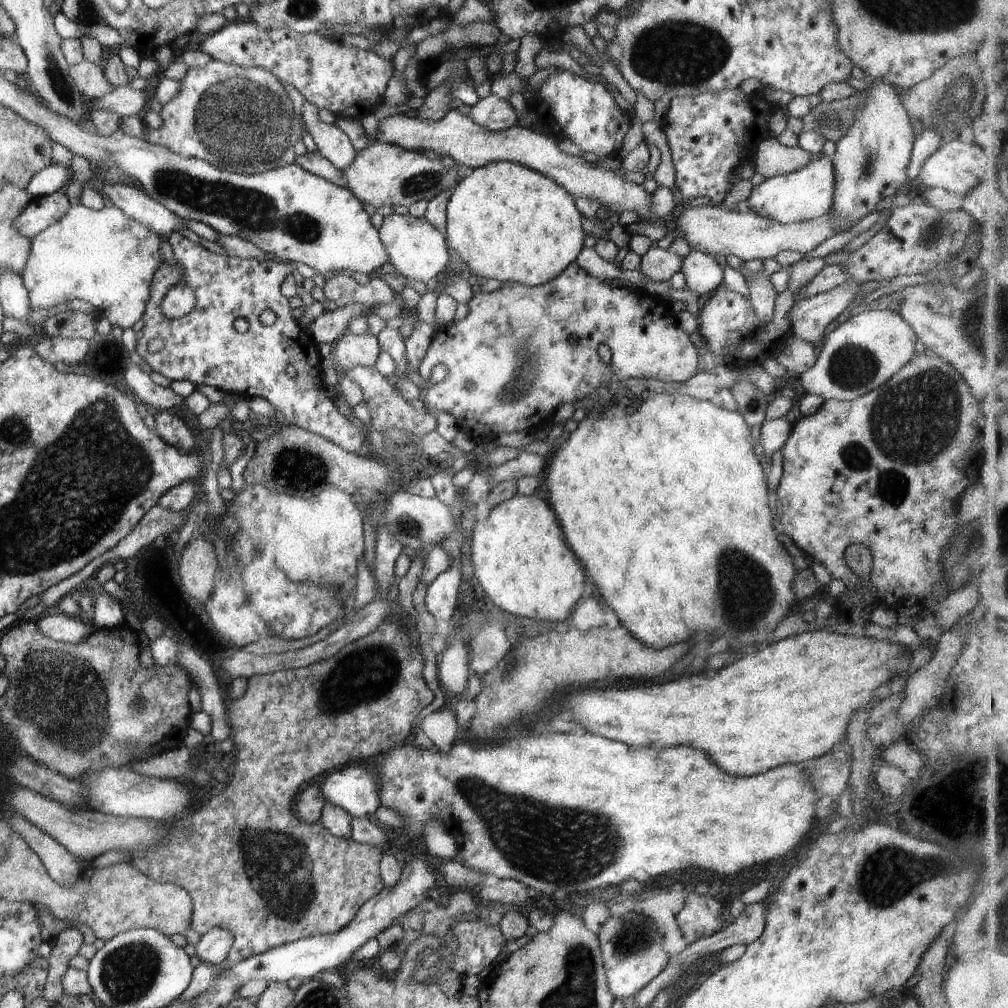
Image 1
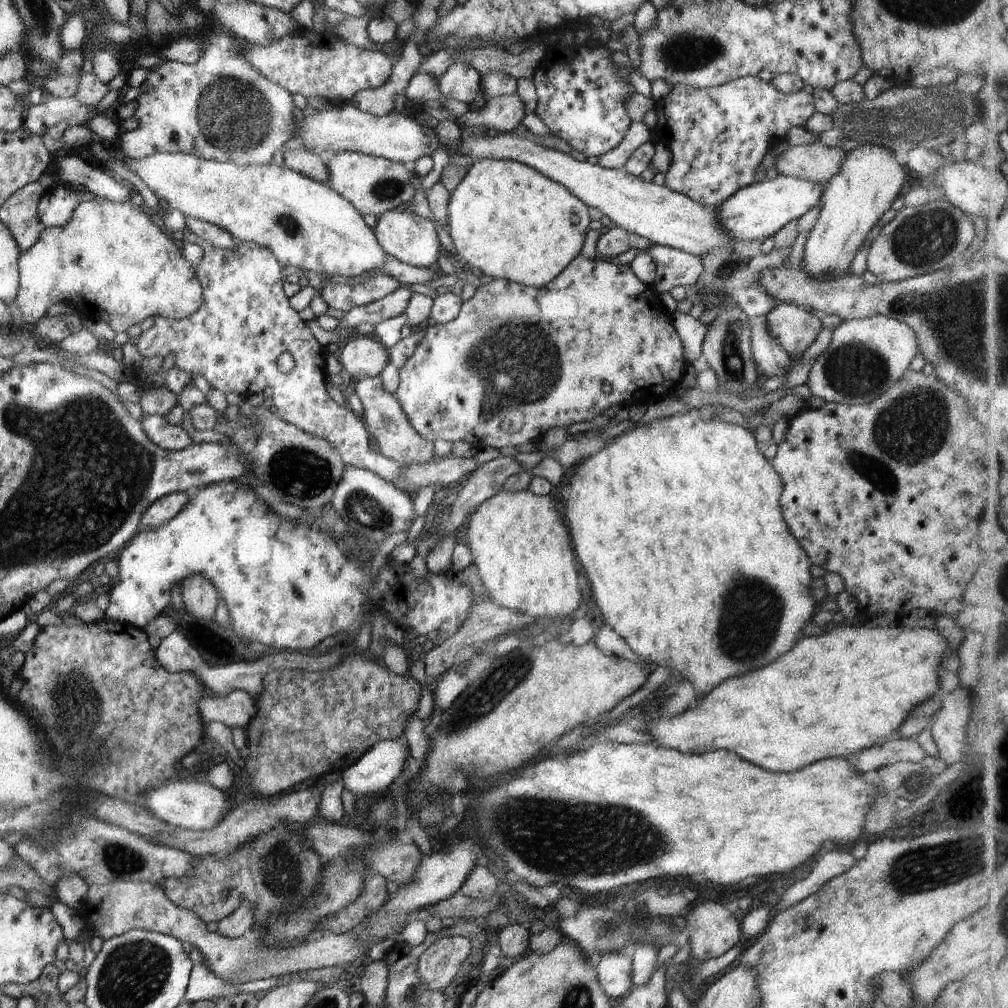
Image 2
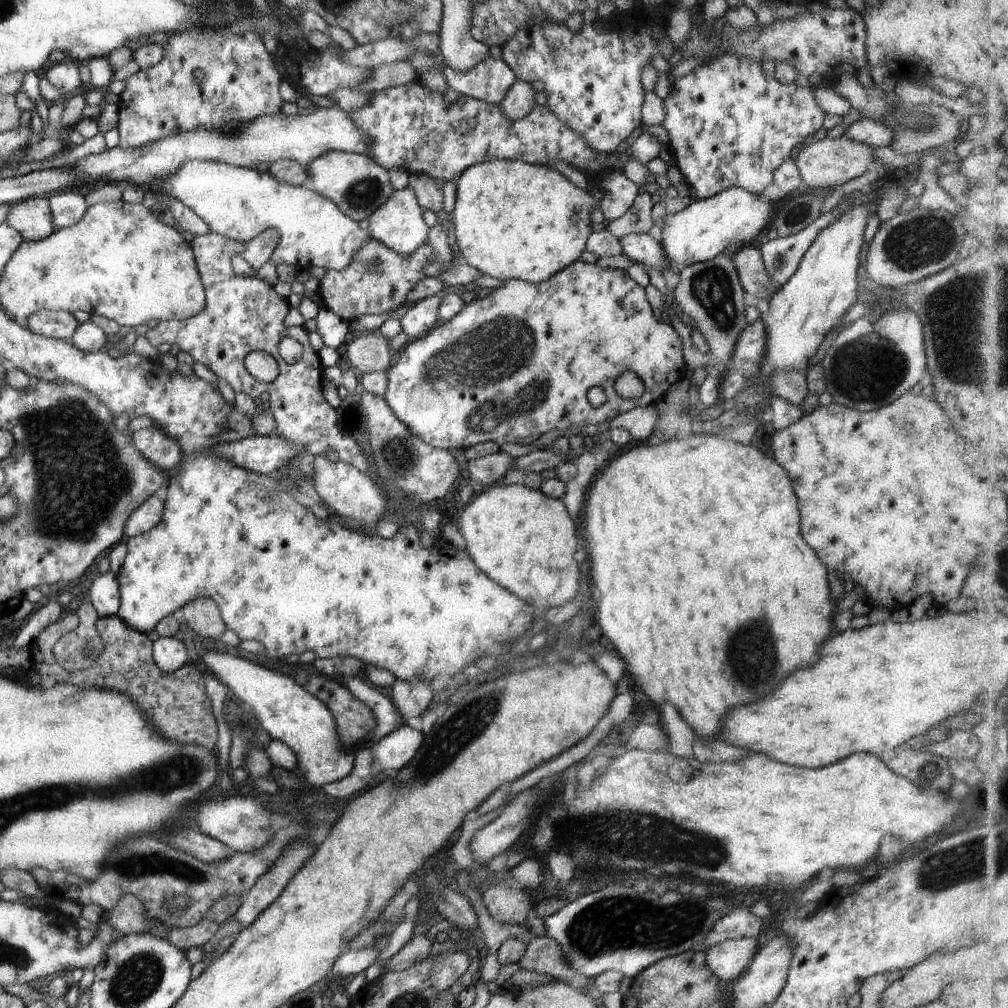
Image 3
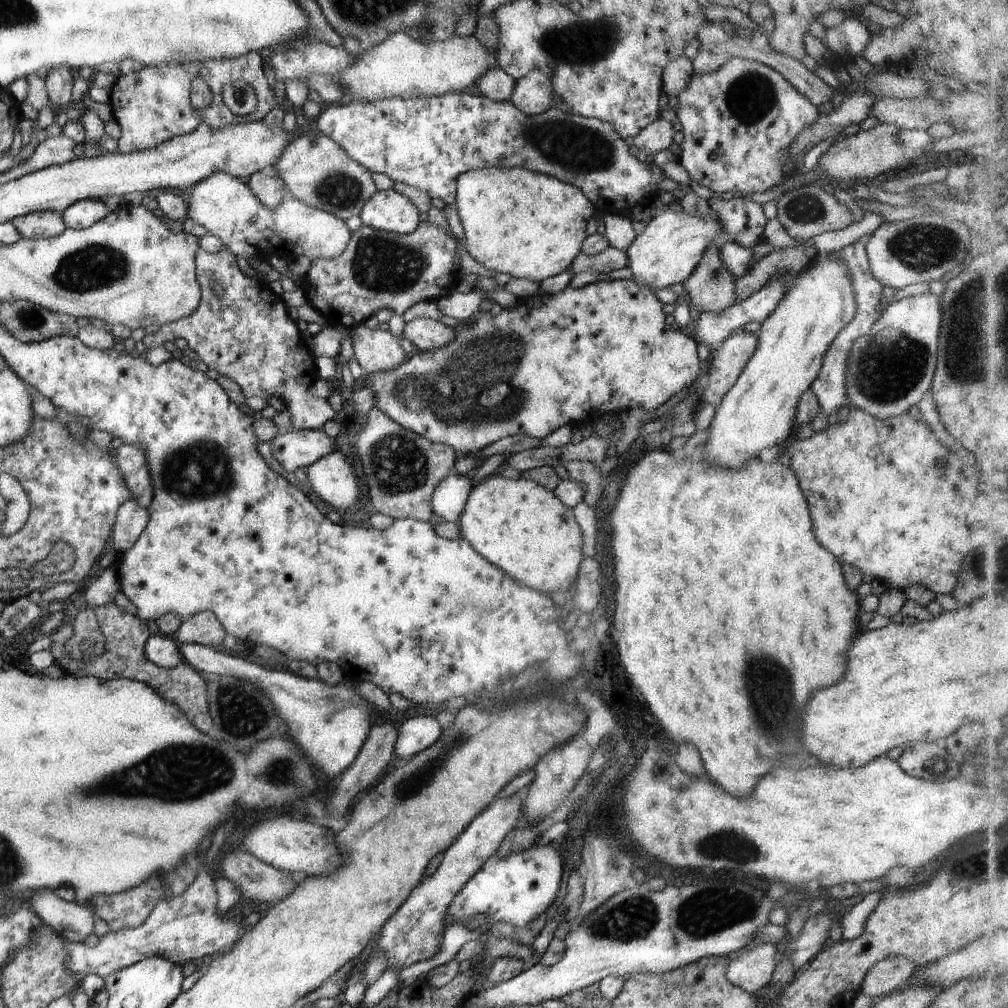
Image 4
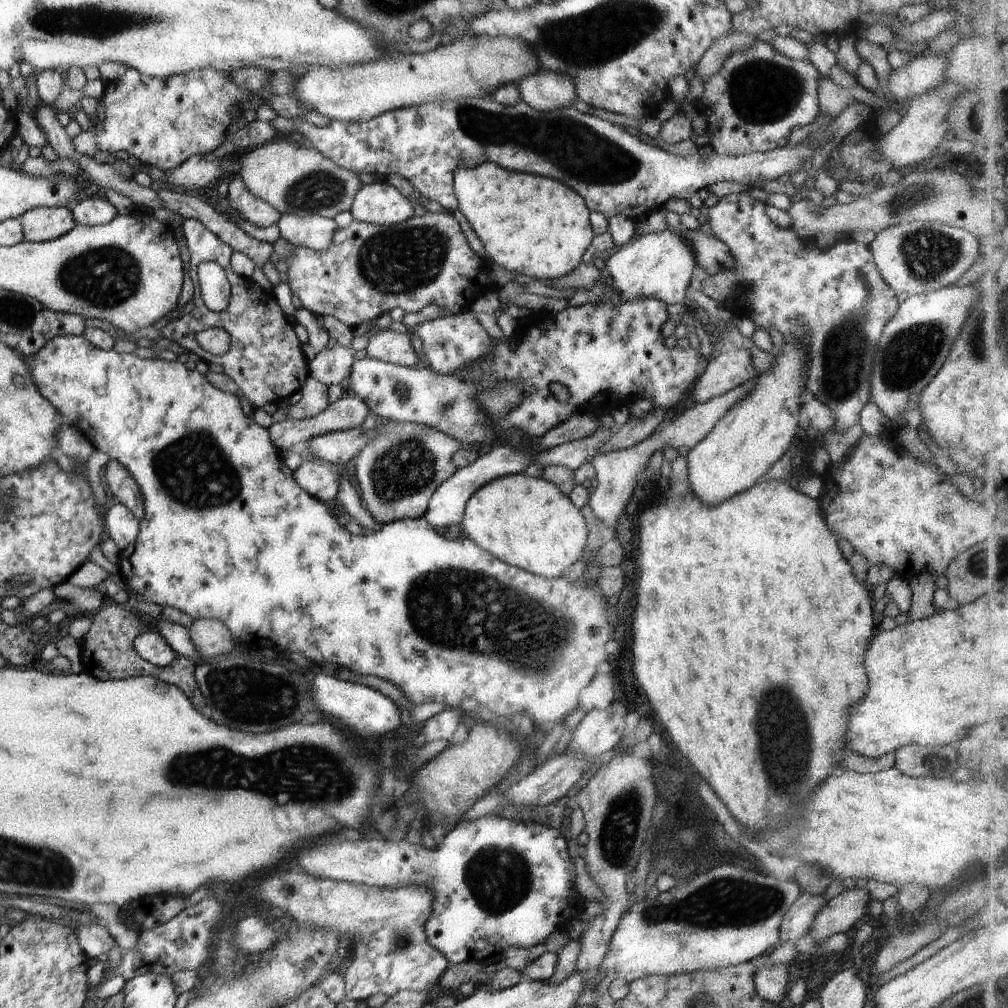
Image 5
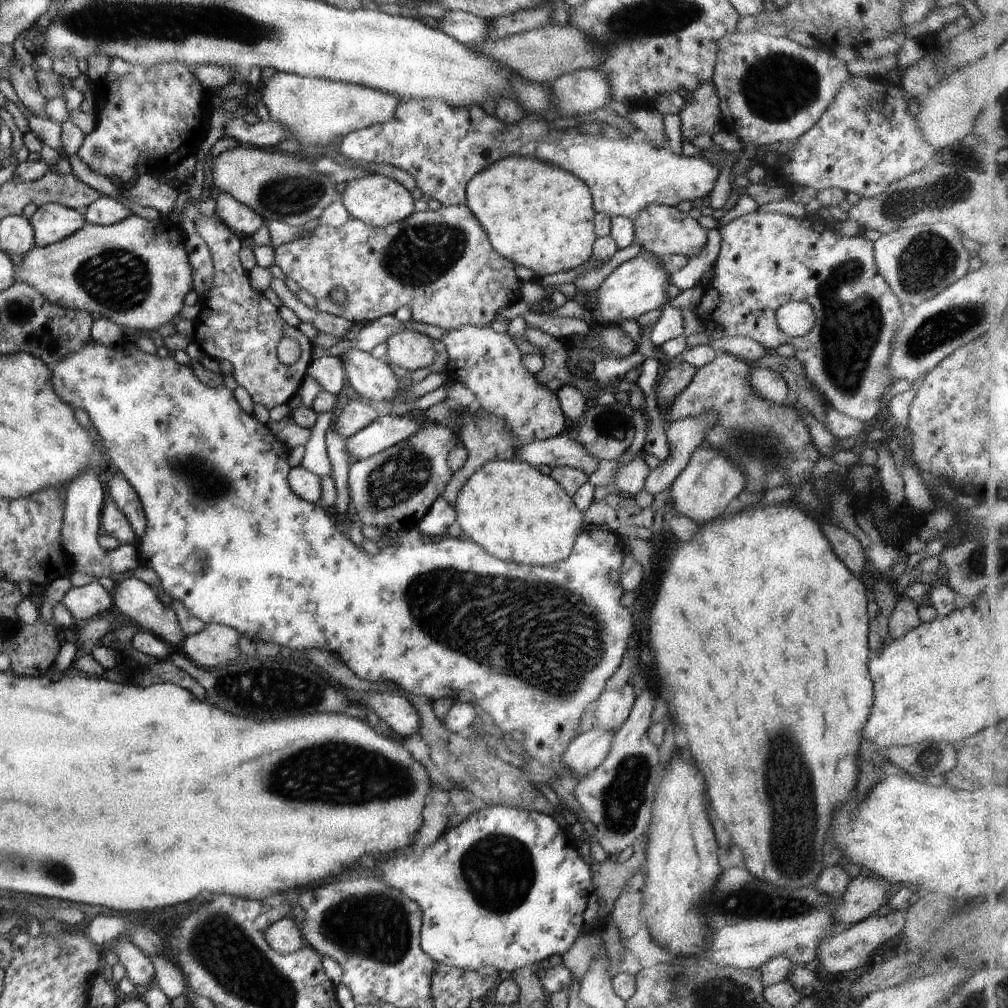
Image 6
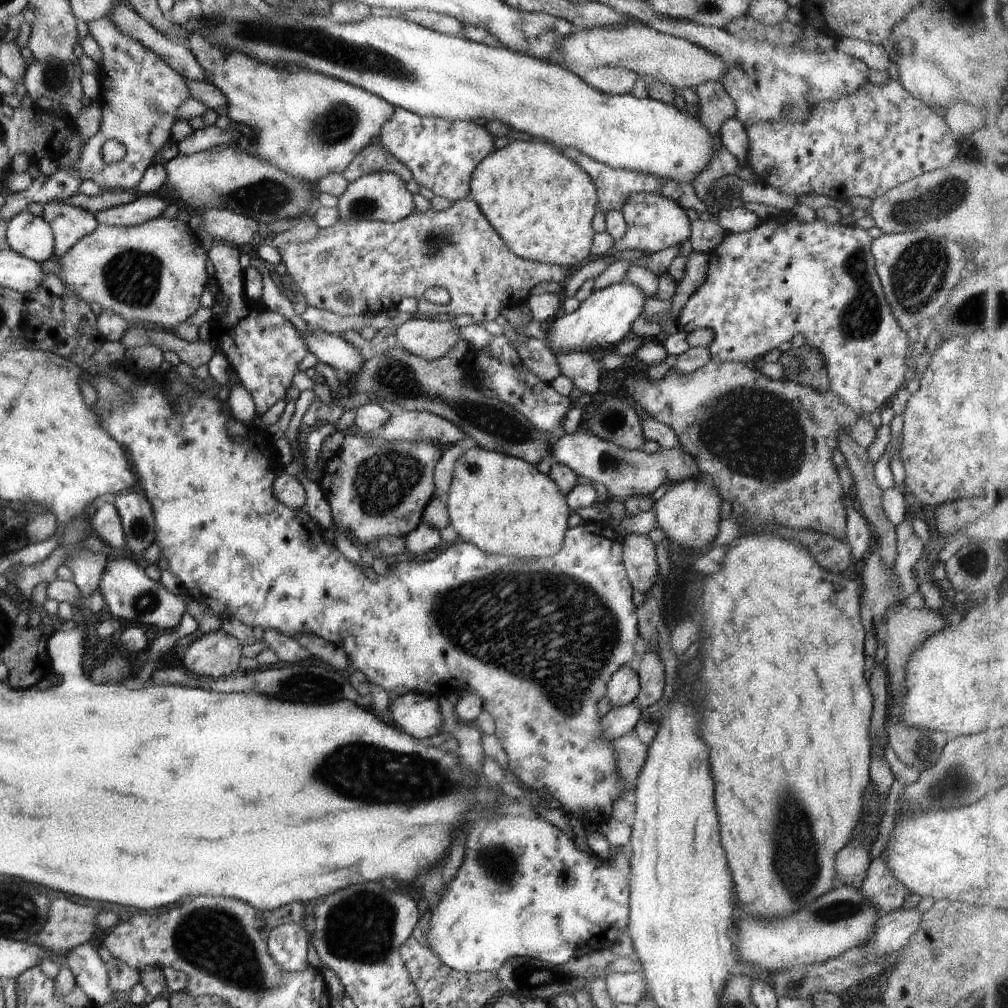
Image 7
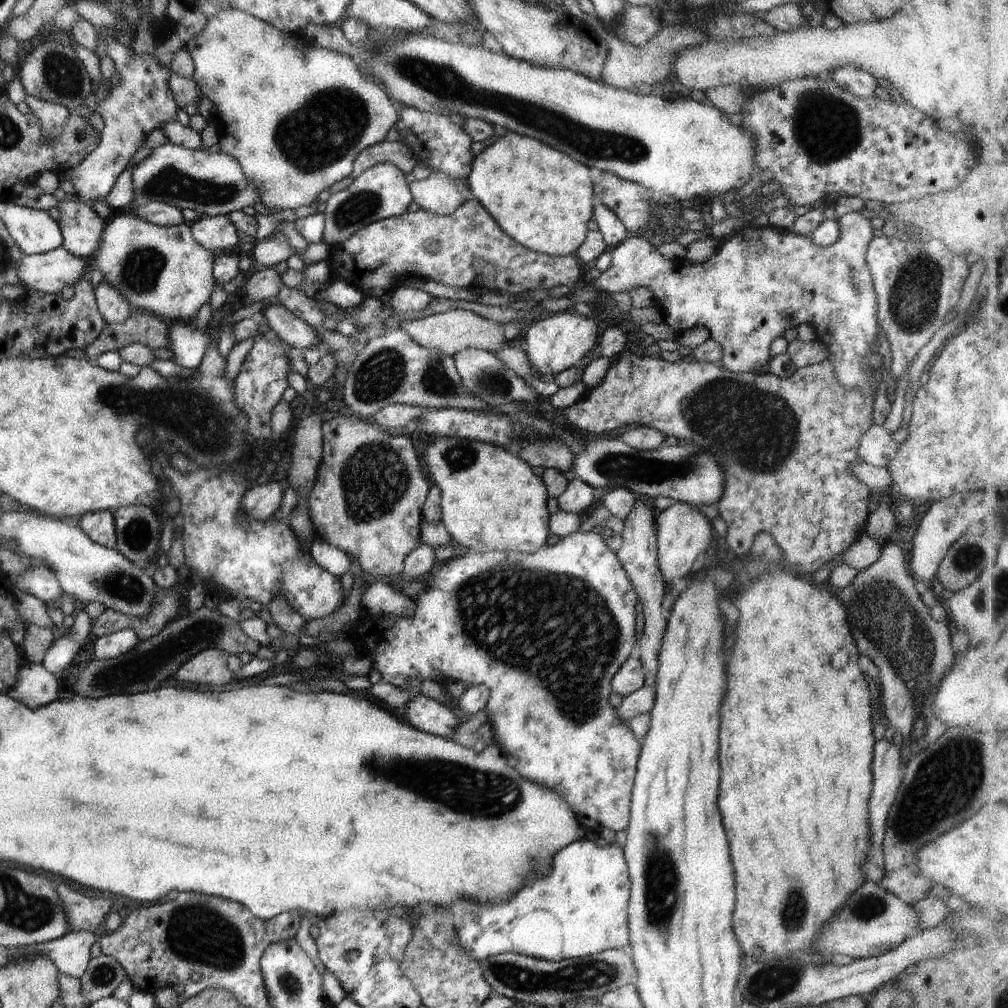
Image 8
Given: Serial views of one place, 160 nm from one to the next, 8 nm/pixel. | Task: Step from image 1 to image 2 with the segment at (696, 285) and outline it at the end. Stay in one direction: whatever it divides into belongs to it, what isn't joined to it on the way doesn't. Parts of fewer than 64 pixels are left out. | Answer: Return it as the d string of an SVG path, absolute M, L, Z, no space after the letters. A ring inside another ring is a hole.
M653 244L640 253L648 253L657 264L653 288L661 295L675 286L693 287L702 274L700 258L664 245Z

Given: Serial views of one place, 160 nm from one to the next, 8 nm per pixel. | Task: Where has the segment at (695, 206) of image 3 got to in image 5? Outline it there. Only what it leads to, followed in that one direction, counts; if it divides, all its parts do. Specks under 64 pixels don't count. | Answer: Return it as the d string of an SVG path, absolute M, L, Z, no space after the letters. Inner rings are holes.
M667 228L661 233L637 237L632 243L621 246L617 253L607 258L612 286L622 301L638 301L641 297L653 298L667 305L685 305L685 292L689 288L692 271L697 267L691 248L683 240L682 228Z

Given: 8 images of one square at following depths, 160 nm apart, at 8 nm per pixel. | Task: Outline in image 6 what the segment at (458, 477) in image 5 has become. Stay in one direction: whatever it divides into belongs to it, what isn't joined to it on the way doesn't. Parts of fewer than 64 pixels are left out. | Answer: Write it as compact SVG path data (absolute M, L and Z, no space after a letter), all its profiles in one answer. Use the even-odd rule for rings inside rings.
M566 433L541 440L534 440L518 446L517 458L537 468L546 465L551 469L571 467L590 476L597 469L599 460L591 456L576 440L570 440ZM438 496L423 520L418 524L418 532L424 536L445 536L449 526L456 520L455 504Z

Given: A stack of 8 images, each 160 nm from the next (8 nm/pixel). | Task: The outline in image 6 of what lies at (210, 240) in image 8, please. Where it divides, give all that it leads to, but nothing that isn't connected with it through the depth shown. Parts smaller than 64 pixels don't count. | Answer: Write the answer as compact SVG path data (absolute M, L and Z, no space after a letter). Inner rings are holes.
M222 191L215 193L215 218L238 237L252 237L264 225L264 218L256 215L250 208L238 203L230 194Z

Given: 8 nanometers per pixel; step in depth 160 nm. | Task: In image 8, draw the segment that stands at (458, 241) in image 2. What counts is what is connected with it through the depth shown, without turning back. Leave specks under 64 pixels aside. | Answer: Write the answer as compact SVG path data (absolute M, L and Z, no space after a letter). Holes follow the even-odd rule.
M508 132L473 156L466 179L471 196L480 201L498 226L518 244L542 254L566 256L576 252L589 233L588 220L593 218L596 195L591 171L592 168L574 162L564 152L558 152L534 138Z

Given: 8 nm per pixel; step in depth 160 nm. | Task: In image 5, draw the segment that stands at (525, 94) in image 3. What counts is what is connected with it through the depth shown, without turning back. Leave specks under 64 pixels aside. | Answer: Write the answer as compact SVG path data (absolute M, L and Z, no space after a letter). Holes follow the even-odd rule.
M540 70L517 84L521 99L537 111L568 108L578 99L577 86L565 72Z

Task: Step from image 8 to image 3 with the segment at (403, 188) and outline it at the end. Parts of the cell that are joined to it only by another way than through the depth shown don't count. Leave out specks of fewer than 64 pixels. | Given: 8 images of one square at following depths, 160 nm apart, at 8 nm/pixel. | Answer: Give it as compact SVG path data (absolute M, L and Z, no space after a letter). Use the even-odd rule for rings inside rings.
M408 188L395 190L385 203L377 208L366 220L368 232L389 249L401 255L413 255L426 244L428 225L422 219L423 210L418 204L416 195Z

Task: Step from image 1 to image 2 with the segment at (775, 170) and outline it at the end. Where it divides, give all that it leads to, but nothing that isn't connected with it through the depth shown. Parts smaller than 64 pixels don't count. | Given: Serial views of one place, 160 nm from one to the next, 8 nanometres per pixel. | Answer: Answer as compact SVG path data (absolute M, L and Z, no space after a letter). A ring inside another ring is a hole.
M820 143L792 145L779 157L774 167L780 175L826 184L840 172L848 153L841 147L828 148Z

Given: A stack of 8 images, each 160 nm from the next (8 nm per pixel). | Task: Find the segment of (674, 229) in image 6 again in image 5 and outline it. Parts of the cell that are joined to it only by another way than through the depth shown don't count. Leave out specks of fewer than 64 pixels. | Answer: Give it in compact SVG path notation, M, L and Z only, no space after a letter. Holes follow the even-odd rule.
M682 228L681 236L691 248L696 266L706 272L706 275L710 276L718 274L718 272L733 270L735 265L733 256L729 246L726 246L721 240L712 235L704 234L700 230L687 228Z

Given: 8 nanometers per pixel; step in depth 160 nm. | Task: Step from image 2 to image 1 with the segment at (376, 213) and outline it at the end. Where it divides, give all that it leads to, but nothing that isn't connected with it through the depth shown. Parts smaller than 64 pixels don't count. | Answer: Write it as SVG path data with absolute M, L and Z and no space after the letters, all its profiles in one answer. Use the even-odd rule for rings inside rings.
M380 141L357 152L354 162L343 170L348 190L363 204L372 204L374 208L380 206L405 207L418 200L430 200L442 191L451 190L454 183L458 184L457 163L452 168L442 164L442 158L430 156L424 152L407 151L399 146L390 143L381 143Z

